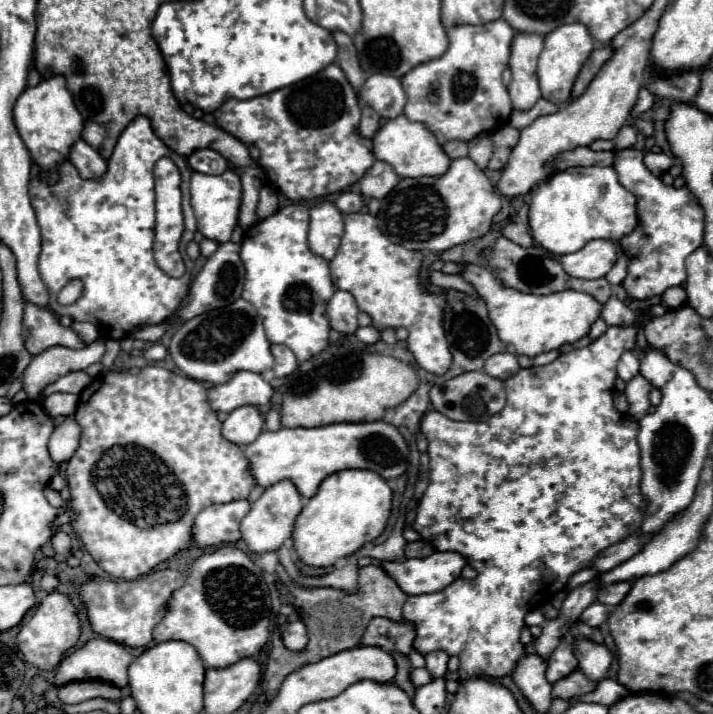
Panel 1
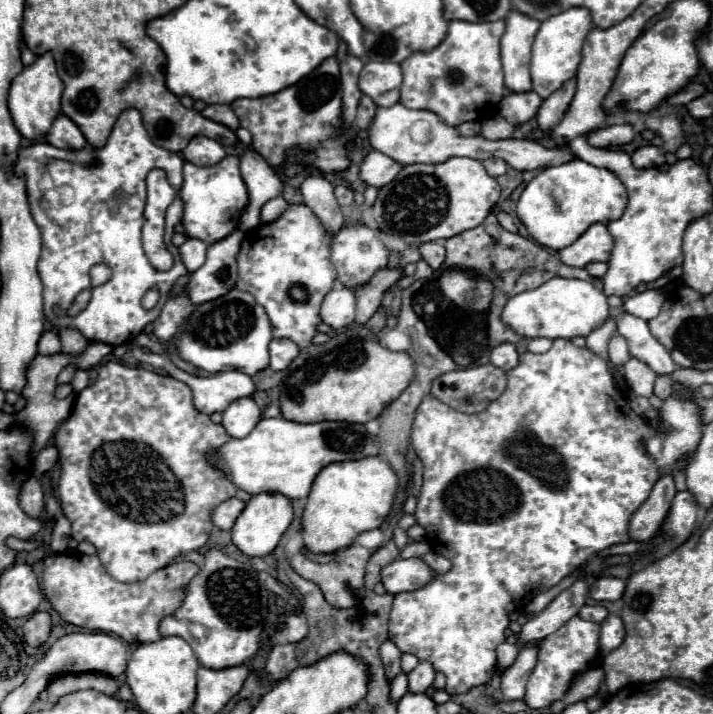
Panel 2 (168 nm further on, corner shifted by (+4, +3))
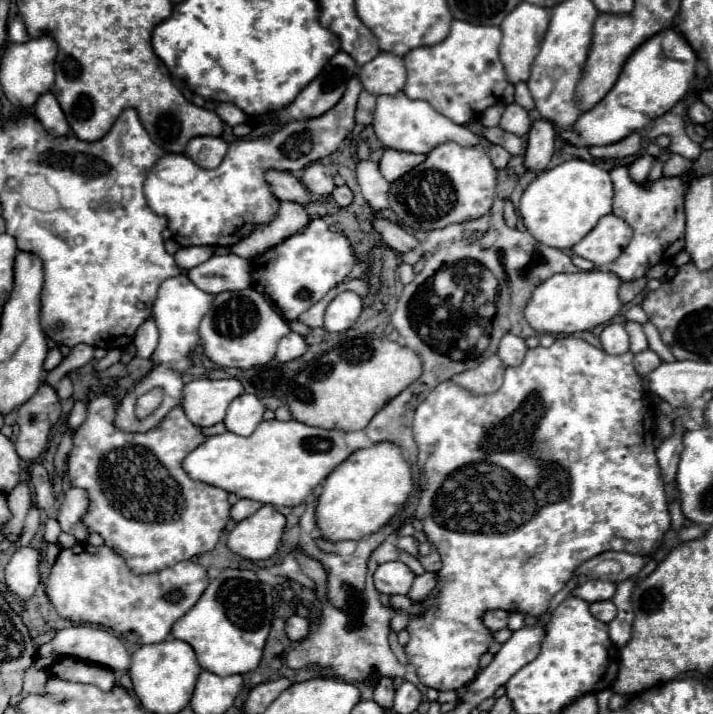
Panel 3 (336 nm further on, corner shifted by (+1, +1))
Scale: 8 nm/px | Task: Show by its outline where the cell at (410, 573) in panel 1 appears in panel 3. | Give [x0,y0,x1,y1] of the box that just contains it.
[373,561,415,595]

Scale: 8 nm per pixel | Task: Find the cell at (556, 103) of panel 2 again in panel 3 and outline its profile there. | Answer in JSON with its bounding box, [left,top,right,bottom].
[525,121,557,173]

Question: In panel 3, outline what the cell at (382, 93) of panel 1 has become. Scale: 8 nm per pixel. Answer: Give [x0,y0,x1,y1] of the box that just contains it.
[359,51,405,95]

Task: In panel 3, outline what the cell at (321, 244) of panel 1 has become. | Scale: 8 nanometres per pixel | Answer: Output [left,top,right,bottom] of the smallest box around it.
[303,163,335,197]

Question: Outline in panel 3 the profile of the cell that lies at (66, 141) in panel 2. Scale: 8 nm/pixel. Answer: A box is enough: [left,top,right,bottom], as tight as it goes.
[33,91,69,133]

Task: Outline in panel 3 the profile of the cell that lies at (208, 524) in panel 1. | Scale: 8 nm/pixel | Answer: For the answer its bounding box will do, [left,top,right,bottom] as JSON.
[231,499,263,521]

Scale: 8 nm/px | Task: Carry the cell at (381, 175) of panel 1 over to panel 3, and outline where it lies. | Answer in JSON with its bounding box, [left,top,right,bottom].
[379,149,427,183]

